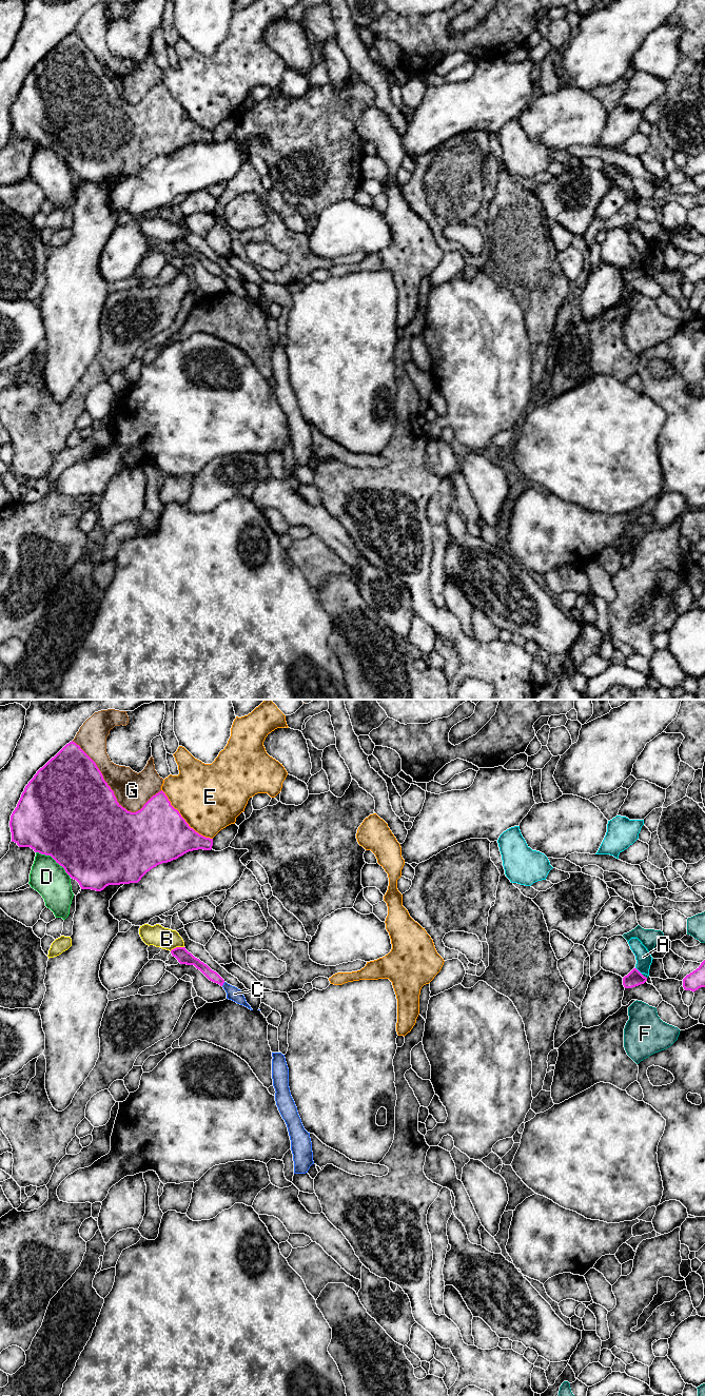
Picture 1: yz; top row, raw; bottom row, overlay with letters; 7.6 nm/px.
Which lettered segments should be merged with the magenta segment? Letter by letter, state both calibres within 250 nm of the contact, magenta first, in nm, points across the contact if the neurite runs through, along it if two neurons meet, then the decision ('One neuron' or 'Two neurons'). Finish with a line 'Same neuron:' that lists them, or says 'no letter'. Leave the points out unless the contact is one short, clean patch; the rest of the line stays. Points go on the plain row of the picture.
A: Thickness 120 nm (magenta) against 120 nm. Two neurons
B: Thickness 110 nm (magenta) against 160 nm. Two neurons
C: Thickness 80 nm (magenta) against 100 nm. Path across: yz (211, 267), (222, 276), (234, 286). One neuron
D: Thickness 500 nm (magenta) against 260 nm. Two neurons
E: Thickness 460 nm (magenta) against 500 nm. Two neurons
F: Thickness 120 nm (magenta) against 20 nm. Two neurons
G: Thickness 500 nm (magenta) against 280 nm. Two neurons
Same neuron: C

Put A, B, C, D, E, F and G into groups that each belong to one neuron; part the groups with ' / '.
A / B / C / D / E / F / G

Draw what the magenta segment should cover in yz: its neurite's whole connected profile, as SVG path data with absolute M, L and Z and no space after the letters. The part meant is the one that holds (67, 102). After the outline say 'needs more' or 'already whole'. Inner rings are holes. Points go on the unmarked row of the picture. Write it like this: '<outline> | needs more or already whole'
M73 33L66 36L54 50L40 60L25 78L17 99L11 107L9 119L12 134L15 134L19 139L31 139L35 144L51 148L56 155L64 160L70 170L79 175L81 181L92 181L96 183L101 183L109 177L138 175L148 163L159 156L176 152L189 143L198 141L211 142L213 138L213 131L205 130L191 120L179 103L171 97L171 94L162 82L153 87L143 99L136 104L131 104L123 100L117 94L114 83L104 73L96 55Z | already whole

